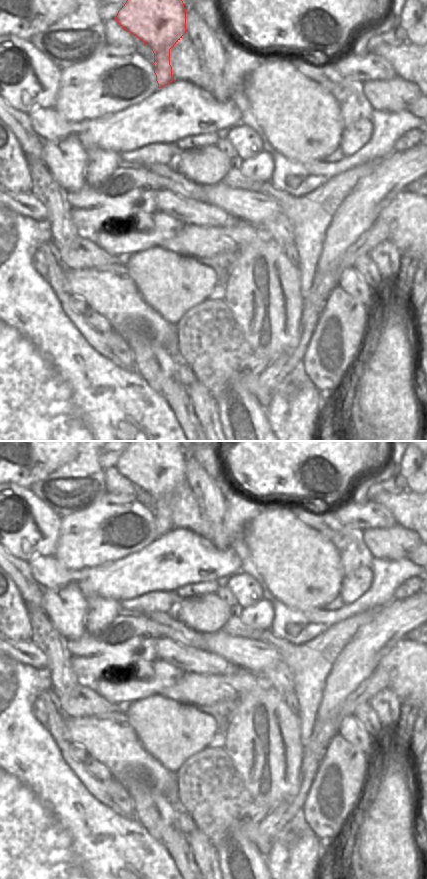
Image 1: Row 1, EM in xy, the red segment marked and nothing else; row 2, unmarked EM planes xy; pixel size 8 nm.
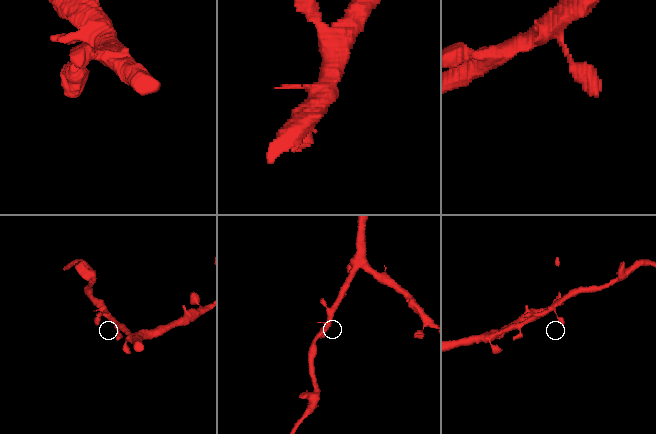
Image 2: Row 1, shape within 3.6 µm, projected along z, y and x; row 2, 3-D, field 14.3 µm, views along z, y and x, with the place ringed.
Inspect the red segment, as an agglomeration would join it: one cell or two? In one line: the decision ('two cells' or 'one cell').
one cell

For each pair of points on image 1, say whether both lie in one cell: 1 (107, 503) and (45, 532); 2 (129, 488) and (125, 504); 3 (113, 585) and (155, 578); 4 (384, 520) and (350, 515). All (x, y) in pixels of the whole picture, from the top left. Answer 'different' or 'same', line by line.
1: different
2: different
3: same
4: same

